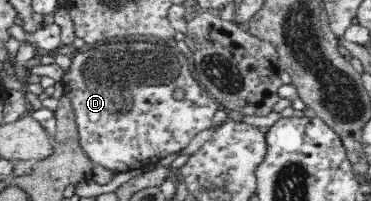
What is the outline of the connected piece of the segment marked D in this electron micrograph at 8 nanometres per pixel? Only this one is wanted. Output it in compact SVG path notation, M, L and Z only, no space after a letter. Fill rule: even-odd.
M133 39L124 43L102 42L85 48L72 59L68 72L61 80L63 93L71 99L82 150L94 165L102 165L113 175L142 169L170 153L183 151L195 135L214 127L212 119L220 105L208 92L203 91L188 67L186 57L179 50L166 47L164 42L148 39ZM176 87L184 89L185 98L176 100L172 96Z

